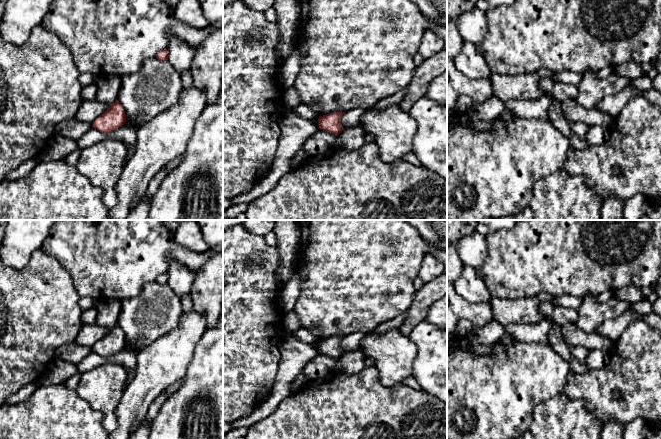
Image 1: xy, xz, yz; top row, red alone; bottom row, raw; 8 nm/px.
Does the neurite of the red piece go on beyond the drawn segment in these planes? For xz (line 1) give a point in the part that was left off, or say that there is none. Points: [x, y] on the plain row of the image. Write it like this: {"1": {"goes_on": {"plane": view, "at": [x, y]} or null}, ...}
{"1": {"goes_on": null}}

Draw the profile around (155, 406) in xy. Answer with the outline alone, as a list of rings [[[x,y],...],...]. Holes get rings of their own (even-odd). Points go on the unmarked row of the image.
[[[162,393],[150,404],[143,423],[148,423],[148,422],[152,423],[152,421],[157,416],[160,408],[163,406],[167,398],[168,395]]]

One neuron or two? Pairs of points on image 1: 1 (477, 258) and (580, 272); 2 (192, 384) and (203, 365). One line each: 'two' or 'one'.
1: two
2: one

